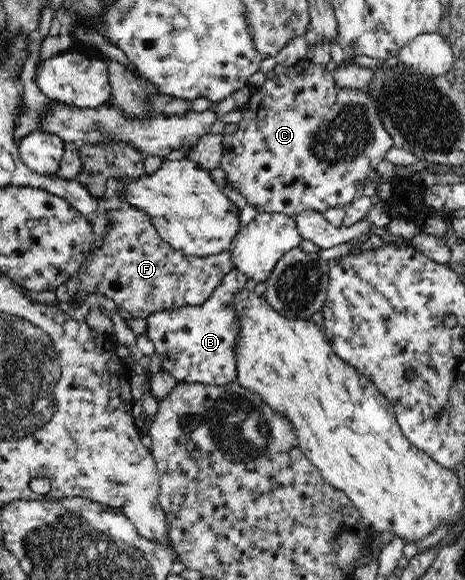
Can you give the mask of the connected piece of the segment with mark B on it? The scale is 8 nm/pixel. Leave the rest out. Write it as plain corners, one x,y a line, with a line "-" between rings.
237,269
230,271
221,285
211,293
205,303
175,308
169,311
155,311
146,319
146,335
159,353
162,368
179,383
203,383
210,386
224,386
236,381
234,345
239,333
235,309
232,307
236,291
245,287
247,276

